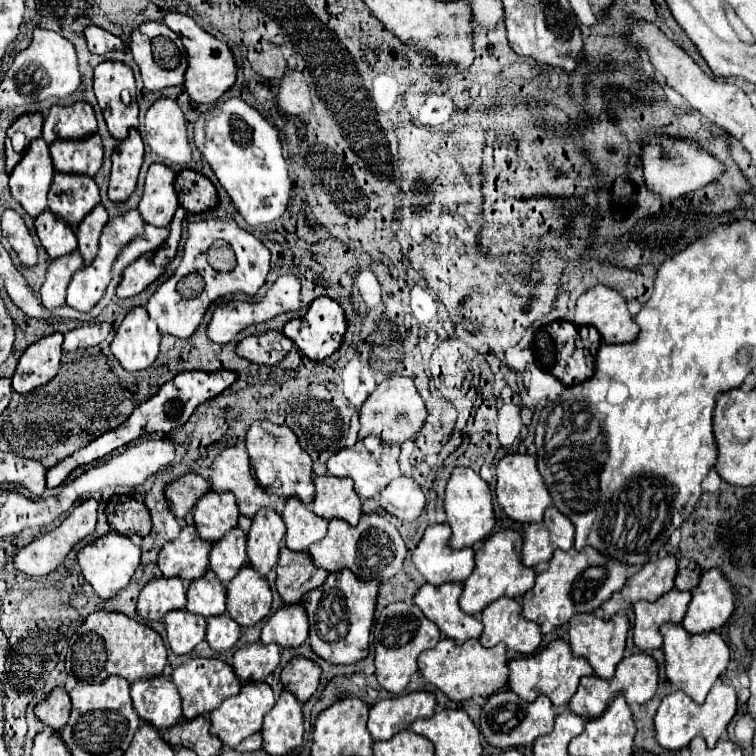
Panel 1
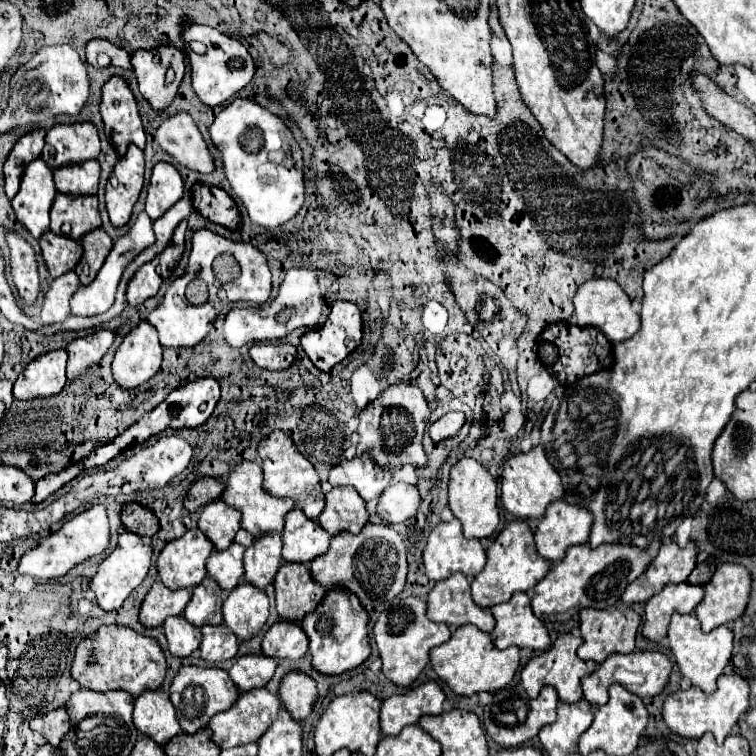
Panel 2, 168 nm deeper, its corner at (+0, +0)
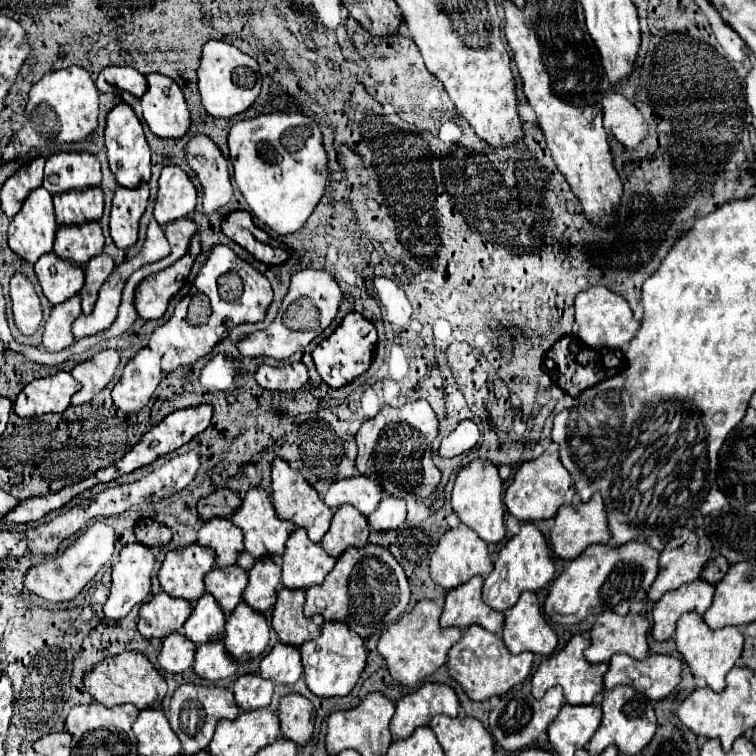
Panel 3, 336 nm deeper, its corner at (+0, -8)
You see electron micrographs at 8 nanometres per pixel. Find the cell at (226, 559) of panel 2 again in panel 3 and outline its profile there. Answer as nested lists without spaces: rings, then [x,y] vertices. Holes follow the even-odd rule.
[[[232,565],[230,569],[212,569],[204,577],[204,583],[206,591],[214,595],[220,609],[230,615],[242,601],[242,591],[248,585],[248,573],[238,565]]]

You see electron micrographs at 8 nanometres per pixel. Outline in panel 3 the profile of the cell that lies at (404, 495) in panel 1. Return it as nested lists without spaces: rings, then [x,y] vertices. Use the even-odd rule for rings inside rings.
[[[384,495],[378,509],[372,515],[368,515],[368,523],[376,531],[398,529],[404,521],[406,521],[406,503],[404,499],[392,495]]]

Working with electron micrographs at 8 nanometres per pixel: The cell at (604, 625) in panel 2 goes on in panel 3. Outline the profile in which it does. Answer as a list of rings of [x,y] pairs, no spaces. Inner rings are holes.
[[[604,611],[596,617],[596,623],[590,631],[590,647],[584,657],[590,663],[610,661],[614,653],[626,653],[634,659],[646,659],[650,655],[648,649],[648,629],[650,623],[644,615],[616,615],[612,611]]]

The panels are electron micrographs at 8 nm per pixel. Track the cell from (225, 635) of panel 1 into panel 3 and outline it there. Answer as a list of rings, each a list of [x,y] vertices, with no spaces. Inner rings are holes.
[[[208,641],[196,649],[196,659],[192,665],[194,673],[208,681],[218,681],[234,675],[238,663],[230,653],[226,653],[222,641]]]

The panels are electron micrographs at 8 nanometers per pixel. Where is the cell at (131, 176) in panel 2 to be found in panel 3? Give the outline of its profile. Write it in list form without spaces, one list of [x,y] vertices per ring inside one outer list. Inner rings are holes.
[[[148,185],[138,189],[118,187],[112,199],[110,235],[118,249],[128,249],[138,241],[140,217],[148,205]]]

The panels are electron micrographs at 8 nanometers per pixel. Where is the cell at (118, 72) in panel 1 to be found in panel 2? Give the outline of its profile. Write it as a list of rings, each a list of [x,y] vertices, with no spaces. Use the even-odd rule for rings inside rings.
[[[114,75],[102,85],[100,113],[104,119],[106,135],[110,137],[120,157],[126,153],[130,143],[136,143],[140,149],[144,149],[144,127],[138,115],[136,99],[124,77]]]

